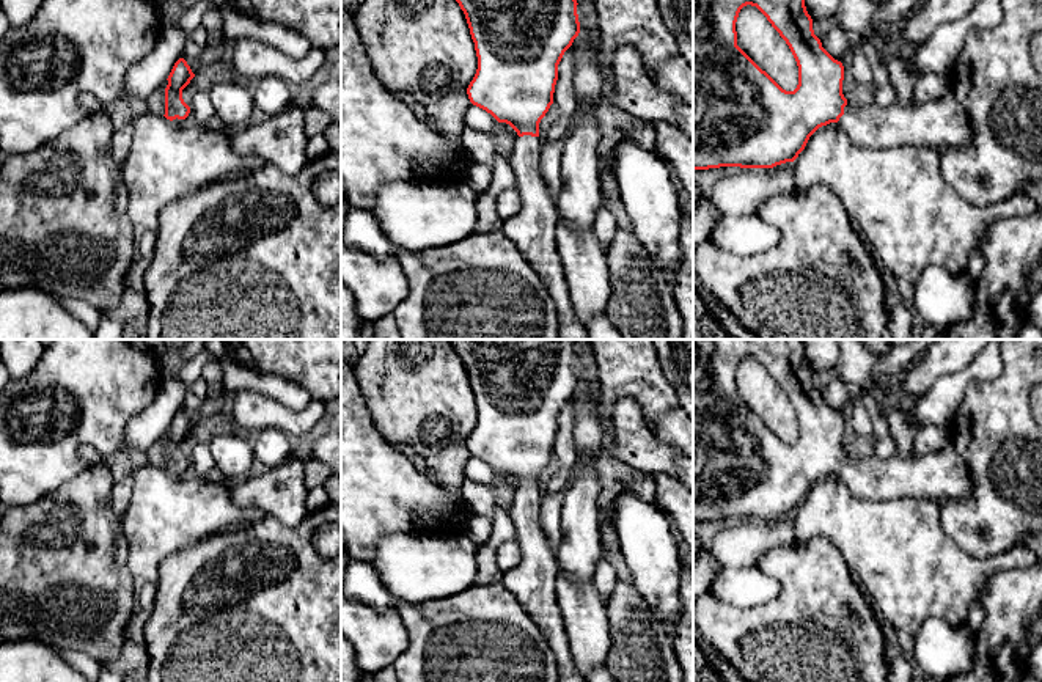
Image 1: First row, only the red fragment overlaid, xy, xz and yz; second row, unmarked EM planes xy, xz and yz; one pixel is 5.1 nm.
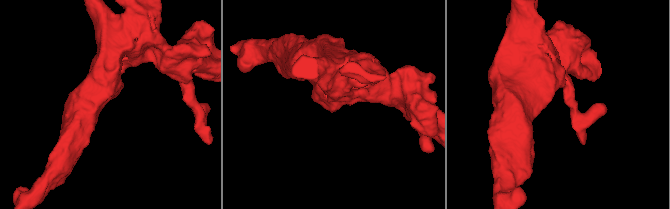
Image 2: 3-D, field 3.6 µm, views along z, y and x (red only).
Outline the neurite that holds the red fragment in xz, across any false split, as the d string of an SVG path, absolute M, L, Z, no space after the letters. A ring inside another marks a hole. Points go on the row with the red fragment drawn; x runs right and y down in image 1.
M456 0L465 14L478 69L467 88L473 105L509 124L519 135L509 167L515 174L514 189L522 198L520 212L503 220L501 231L515 244L527 262L539 275L556 305L560 339L588 339L566 284L561 256L556 250L558 211L541 176L539 157L544 140L539 123L553 104L558 64L580 33L577 0Z

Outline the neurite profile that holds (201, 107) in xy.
M203 91L196 93L193 99L189 104L190 112L196 118L196 123L203 126L206 121L209 121L212 116L215 116L215 110L211 101L211 94Z

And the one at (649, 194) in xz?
M621 126L621 138L615 143L616 174L621 193L621 204L630 217L638 240L649 255L666 270L673 288L679 270L679 226L682 218L684 193L666 163L654 152L640 146L632 130Z

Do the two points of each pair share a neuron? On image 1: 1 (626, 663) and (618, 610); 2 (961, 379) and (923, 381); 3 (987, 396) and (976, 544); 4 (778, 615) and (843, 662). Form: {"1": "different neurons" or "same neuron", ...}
{"1": "same neuron", "2": "different neurons", "3": "same neuron", "4": "same neuron"}

